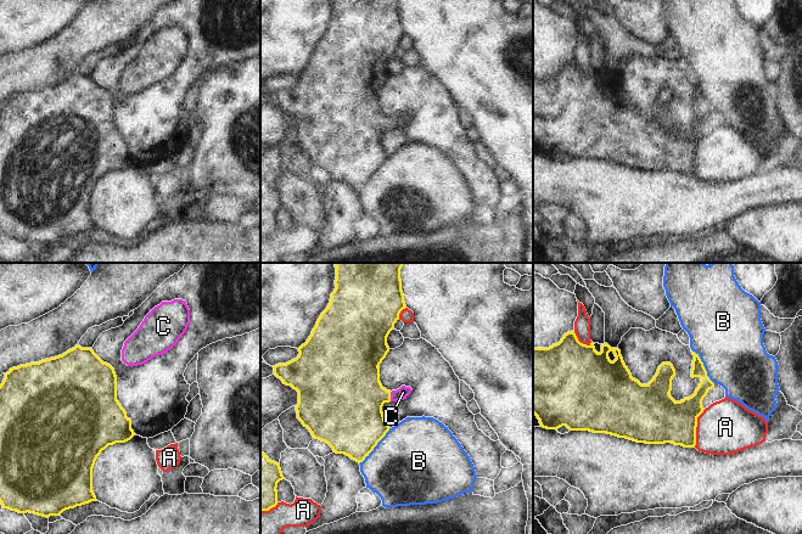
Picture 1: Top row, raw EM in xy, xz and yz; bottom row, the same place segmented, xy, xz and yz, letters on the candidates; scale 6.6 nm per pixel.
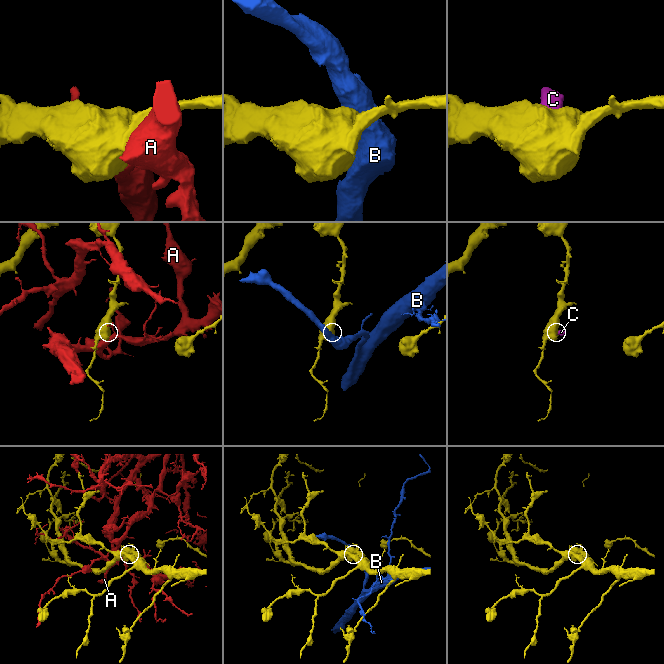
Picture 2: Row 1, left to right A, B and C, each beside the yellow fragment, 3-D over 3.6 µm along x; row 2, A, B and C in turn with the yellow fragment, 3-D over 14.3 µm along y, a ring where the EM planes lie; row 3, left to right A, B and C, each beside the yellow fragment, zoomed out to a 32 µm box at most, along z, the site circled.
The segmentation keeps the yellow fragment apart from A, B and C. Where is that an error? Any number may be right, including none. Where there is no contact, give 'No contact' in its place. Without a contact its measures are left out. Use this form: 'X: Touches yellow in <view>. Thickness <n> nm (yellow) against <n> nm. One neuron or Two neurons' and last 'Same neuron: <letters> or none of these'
A: Touches yellow in yz. Thickness 320 nm (yellow) against 360 nm. Two neurons
B: Touches yellow in xz. Thickness 440 nm (yellow) against 500 nm. Two neurons
C: Touches yellow in xz. Thickness 420 nm (yellow) against 80 nm. One neuron
Same neuron: C.

